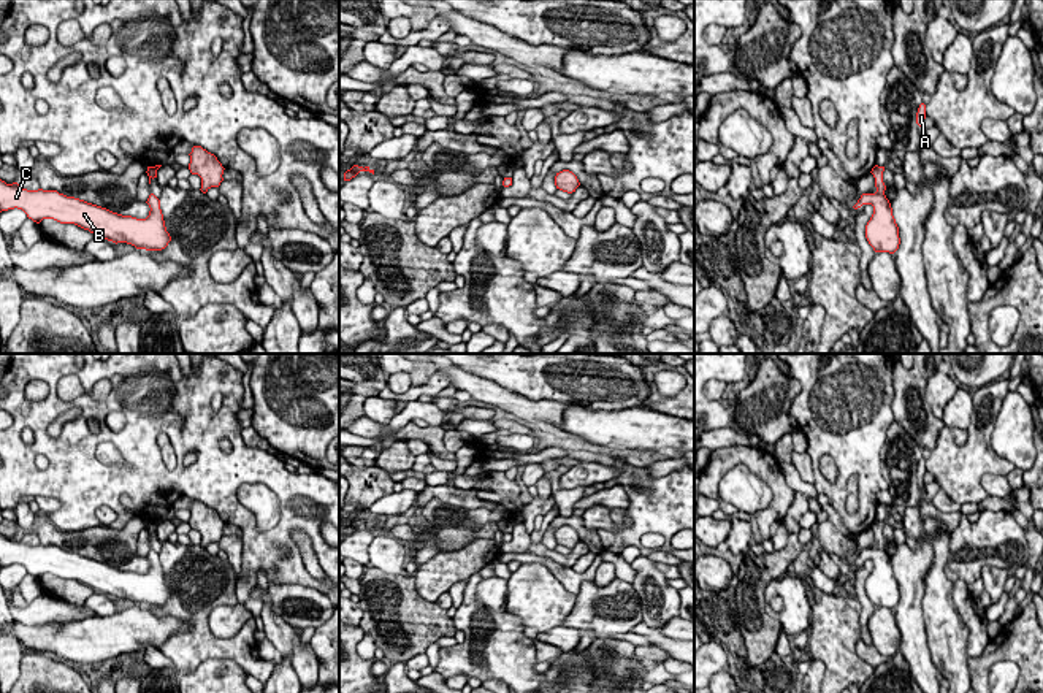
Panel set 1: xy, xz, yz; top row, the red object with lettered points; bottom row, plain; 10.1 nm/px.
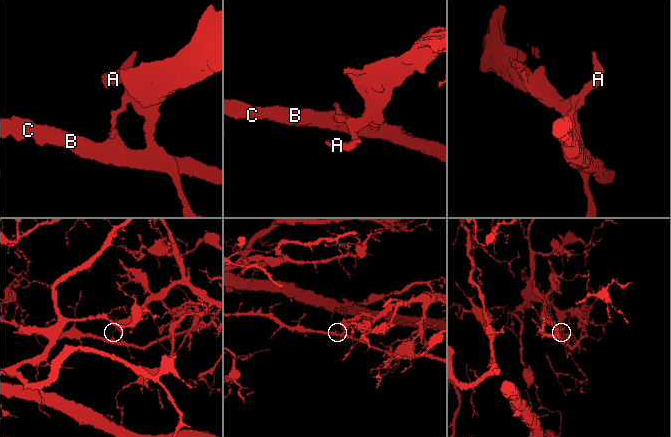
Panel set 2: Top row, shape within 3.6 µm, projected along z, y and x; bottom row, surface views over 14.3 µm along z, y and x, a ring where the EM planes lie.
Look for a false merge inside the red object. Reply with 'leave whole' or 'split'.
split

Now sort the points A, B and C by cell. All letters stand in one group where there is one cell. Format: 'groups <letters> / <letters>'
groups A / B C

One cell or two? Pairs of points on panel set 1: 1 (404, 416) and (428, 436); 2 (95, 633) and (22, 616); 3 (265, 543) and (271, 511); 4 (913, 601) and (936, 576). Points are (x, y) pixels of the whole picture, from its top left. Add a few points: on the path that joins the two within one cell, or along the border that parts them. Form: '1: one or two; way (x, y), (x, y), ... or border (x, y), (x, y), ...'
1: two; border (411, 421), (393, 430), (389, 427)
2: two; border (16, 620), (24, 624), (49, 624)
3: two; border (241, 505), (254, 514), (259, 530), (279, 522)
4: two; border (932, 554), (932, 563), (924, 578), (924, 627)

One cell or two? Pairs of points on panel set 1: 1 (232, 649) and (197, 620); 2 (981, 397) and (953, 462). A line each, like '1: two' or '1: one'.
1: one
2: one

